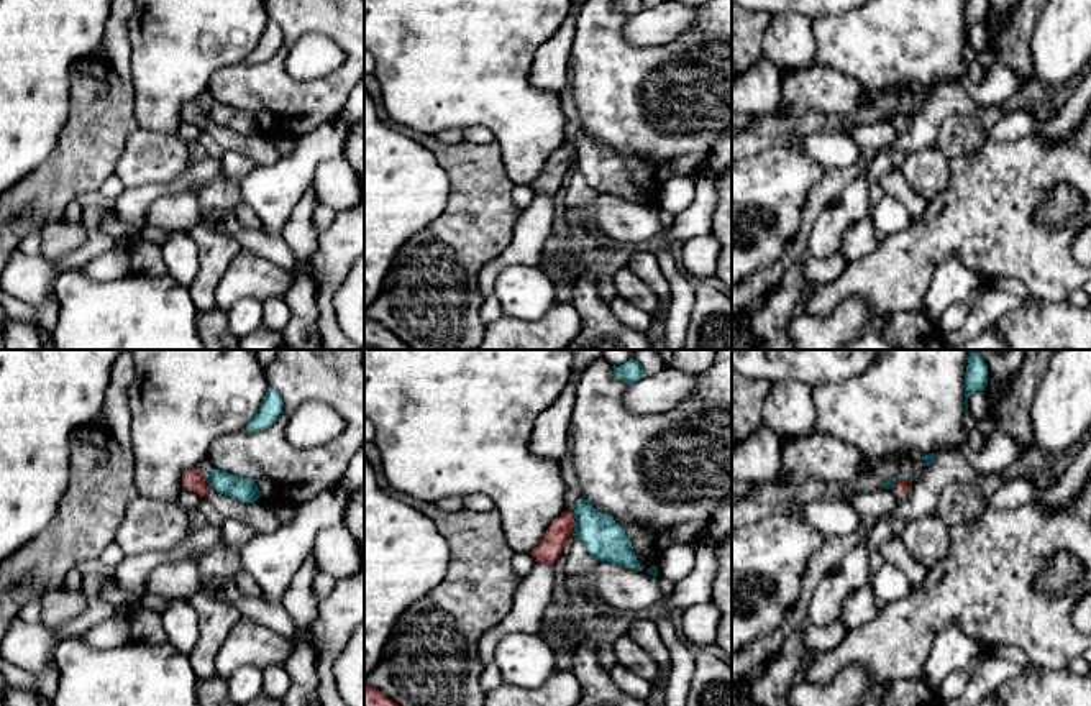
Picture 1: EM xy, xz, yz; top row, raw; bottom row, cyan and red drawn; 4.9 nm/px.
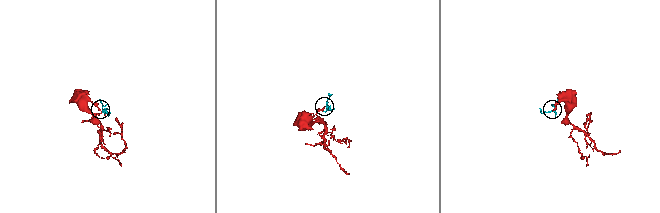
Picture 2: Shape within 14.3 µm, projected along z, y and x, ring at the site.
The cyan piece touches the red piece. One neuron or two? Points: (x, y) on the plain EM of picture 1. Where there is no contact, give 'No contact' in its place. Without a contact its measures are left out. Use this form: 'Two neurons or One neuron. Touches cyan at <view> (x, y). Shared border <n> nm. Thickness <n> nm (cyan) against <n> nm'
Two neurons. Touches cyan at yz (901, 110). Shared border 100 nm. Thickness 50 nm (cyan) against 70 nm

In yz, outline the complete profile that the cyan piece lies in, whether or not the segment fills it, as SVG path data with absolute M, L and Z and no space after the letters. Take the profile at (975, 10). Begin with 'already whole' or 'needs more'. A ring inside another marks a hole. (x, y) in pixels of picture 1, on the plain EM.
already whole; M966 0L965 5L965 48L968 46L968 31L976 23L984 23L988 16L988 0Z

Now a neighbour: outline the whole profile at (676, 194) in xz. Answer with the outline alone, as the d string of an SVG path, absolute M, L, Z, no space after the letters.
M676 176L666 181L656 194L658 210L664 210L673 215L681 213L694 200L696 182L697 179L686 176Z

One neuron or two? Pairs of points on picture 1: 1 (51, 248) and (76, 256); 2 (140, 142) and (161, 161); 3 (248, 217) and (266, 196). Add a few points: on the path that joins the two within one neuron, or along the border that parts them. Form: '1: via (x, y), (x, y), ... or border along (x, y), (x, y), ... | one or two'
1: border along (86, 227), (86, 240), (53, 260) | two
2: via (145, 146), (156, 158) | one
3: border along (243, 202), (255, 212), (261, 227) | two

